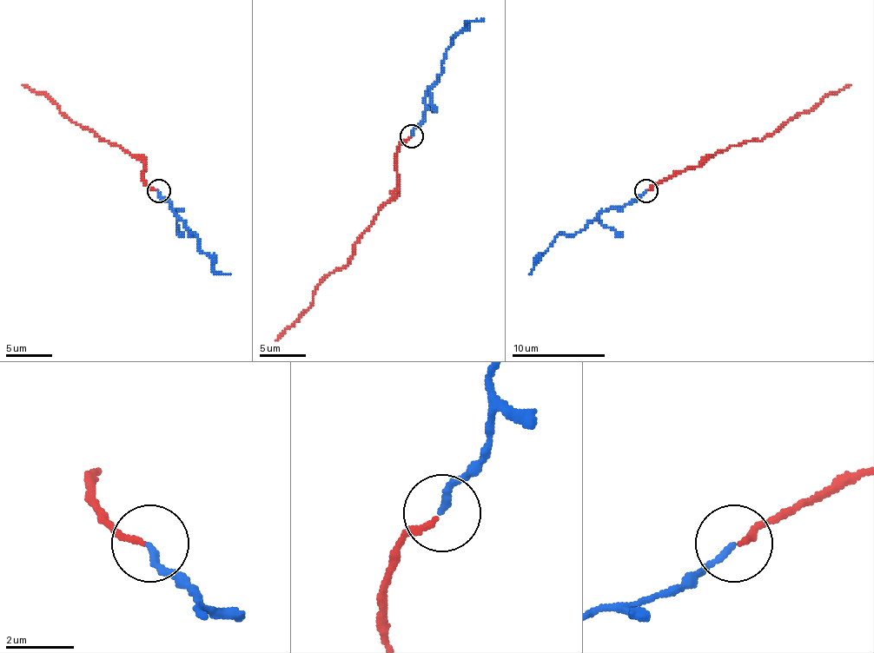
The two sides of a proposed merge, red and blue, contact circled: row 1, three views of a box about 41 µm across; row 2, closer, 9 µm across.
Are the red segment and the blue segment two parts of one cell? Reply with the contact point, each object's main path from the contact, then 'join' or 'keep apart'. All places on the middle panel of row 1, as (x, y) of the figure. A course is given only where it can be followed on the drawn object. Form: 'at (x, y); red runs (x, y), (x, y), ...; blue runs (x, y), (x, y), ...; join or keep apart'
at (412, 135); red runs (411, 137), (397, 154), (397, 191), (362, 235), (350, 261), (317, 286), (313, 303), (275, 340); blue runs (411, 135), (422, 119), (425, 90), (441, 72), (448, 46), (469, 21), (483, 18); join

